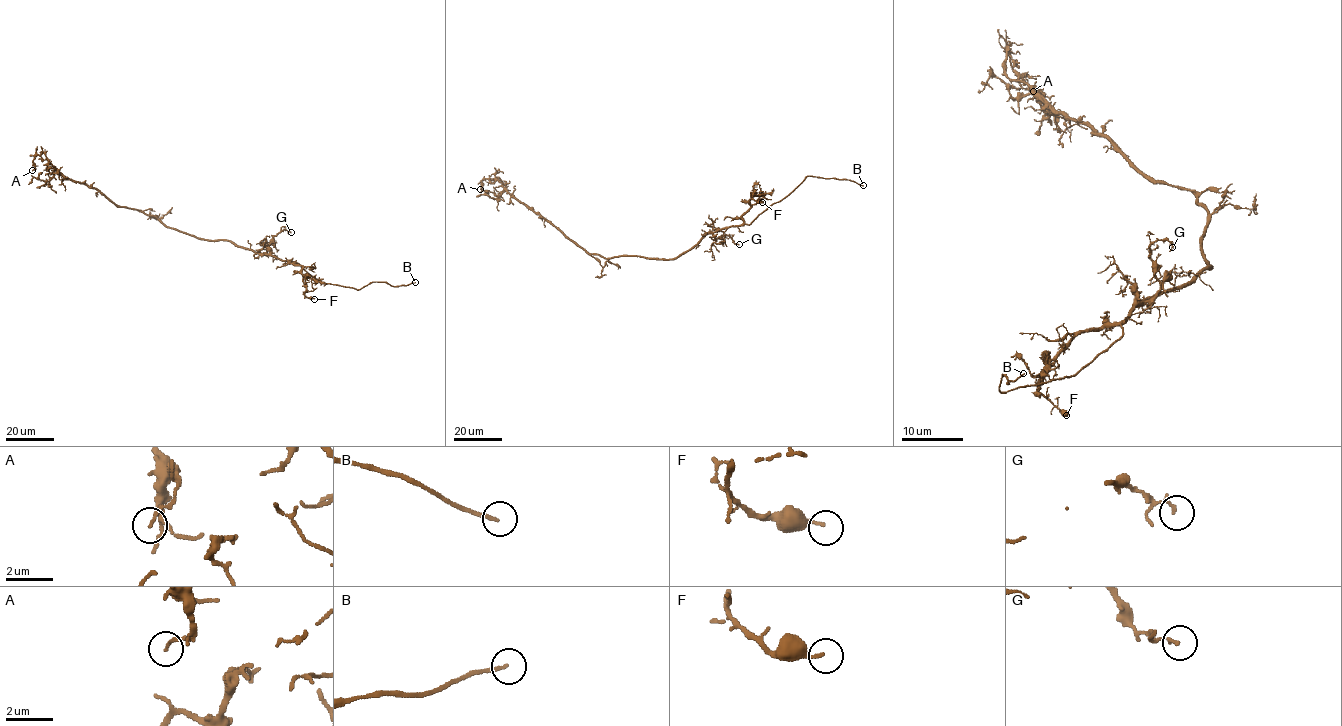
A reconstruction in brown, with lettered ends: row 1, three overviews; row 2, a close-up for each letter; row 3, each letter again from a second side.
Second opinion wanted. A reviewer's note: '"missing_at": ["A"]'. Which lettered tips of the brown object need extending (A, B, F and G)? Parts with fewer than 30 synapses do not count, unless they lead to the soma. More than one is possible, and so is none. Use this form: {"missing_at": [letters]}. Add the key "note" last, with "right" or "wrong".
{"missing_at": ["B"], "note": "wrong"}

